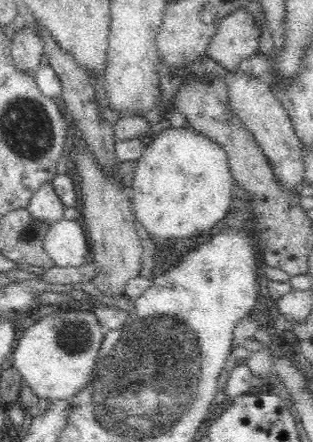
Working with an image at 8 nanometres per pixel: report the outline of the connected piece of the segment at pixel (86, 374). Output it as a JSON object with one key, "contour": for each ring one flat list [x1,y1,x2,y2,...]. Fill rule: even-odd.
{"contour":[[44,311,20,332,13,349,13,367,36,396,50,401,70,401,92,380,105,334,93,312]]}

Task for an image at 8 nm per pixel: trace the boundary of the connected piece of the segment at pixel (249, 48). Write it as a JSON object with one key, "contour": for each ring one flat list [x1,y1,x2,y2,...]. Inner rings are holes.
{"contour":[[239,9,228,14,216,28,207,46,204,57,212,60,219,68,231,71,238,64,258,53,260,44,260,25,254,15]]}

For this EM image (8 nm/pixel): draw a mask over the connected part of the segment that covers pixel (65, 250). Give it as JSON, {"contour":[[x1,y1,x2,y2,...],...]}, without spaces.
{"contour":[[63,219,52,223,44,238,43,248,54,267,78,268,90,264,89,247,79,220]]}

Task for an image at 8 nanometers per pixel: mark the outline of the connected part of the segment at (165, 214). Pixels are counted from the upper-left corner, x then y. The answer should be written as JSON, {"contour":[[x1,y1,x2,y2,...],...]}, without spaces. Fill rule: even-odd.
{"contour":[[168,127,149,139,130,186,135,221,156,240,184,239,212,229,233,204,234,182,226,151,190,127]]}

